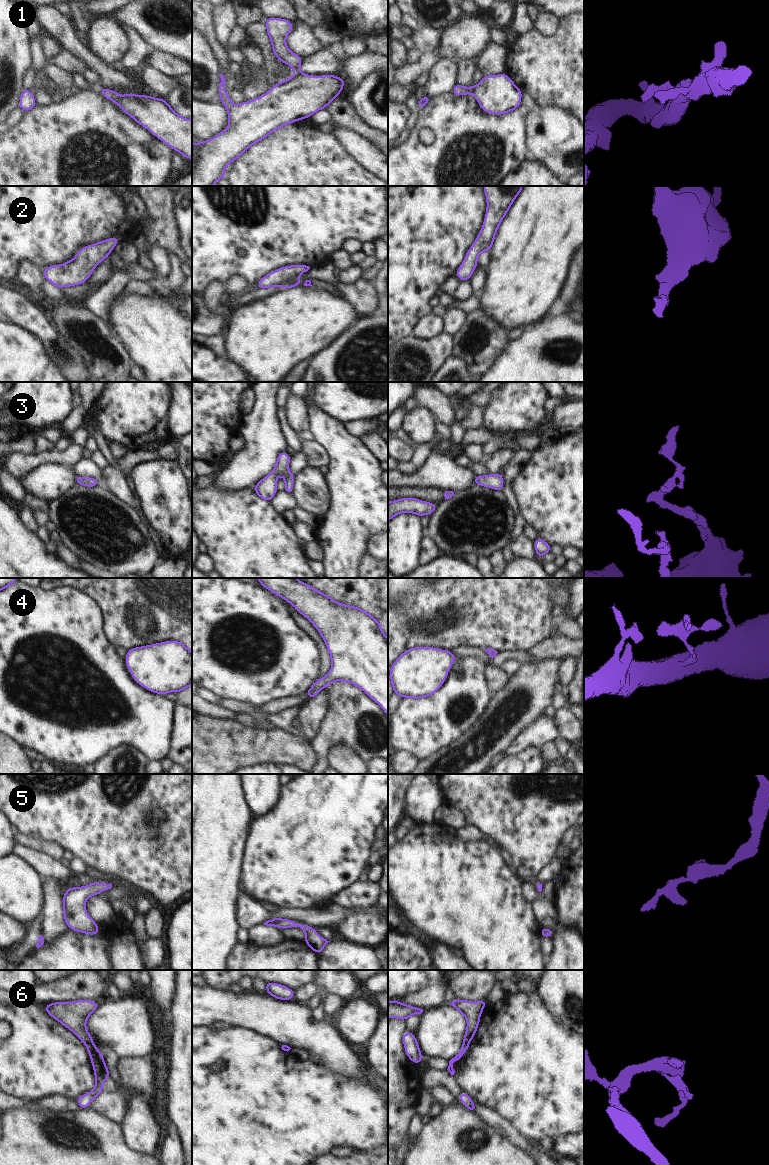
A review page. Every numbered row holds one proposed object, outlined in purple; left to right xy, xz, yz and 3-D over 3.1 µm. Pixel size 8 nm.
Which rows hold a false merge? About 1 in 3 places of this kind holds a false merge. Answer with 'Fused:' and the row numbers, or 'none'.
Fused: 6

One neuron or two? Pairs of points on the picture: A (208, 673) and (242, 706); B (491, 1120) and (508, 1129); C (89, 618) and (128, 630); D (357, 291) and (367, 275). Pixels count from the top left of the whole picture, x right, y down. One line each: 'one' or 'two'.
A: two
B: one
C: two
D: two

